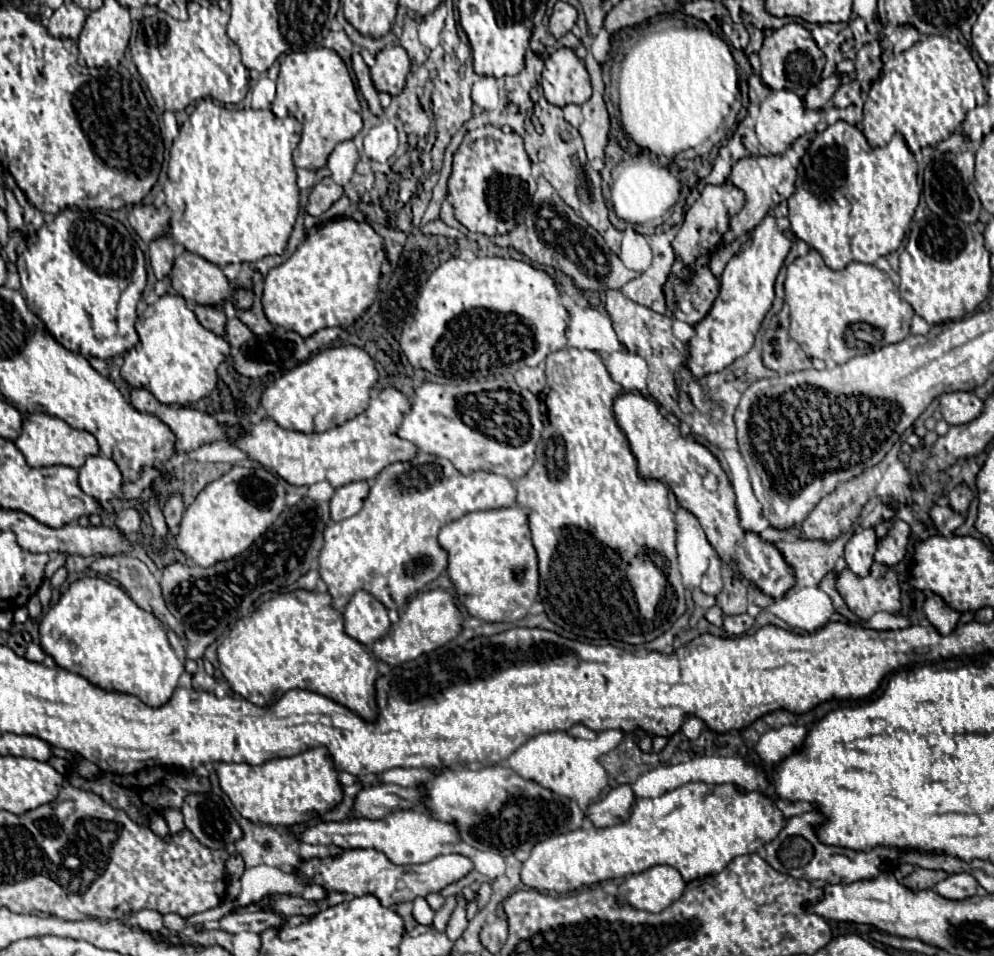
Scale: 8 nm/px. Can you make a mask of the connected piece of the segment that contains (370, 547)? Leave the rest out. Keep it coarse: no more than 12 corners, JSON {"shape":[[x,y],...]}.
{"shape":[[418,452],[324,530],[342,606],[366,580],[396,606],[448,566],[444,524],[516,504],[492,472]]}

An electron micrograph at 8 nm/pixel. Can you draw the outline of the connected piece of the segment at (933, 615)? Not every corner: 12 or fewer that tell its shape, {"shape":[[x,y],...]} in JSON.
{"shape":[[928,594],[924,612],[930,624],[948,636],[956,630],[960,614]]}

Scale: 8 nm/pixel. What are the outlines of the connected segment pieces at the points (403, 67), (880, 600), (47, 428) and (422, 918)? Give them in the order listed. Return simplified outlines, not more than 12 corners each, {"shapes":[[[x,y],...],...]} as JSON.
{"shapes":[[[386,46],[370,68],[378,92],[404,90],[412,62],[402,46]],[[874,562],[860,578],[850,568],[836,574],[848,608],[868,620],[900,610],[898,576]],[[24,414],[14,440],[32,468],[80,468],[98,454],[90,432]],[[424,898],[414,900],[418,924],[432,926],[434,910]]]}

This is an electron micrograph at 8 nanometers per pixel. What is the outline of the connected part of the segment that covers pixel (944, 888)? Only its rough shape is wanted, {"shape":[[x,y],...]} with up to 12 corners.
{"shape":[[950,874],[936,884],[948,900],[976,894],[978,882],[970,874]]}

